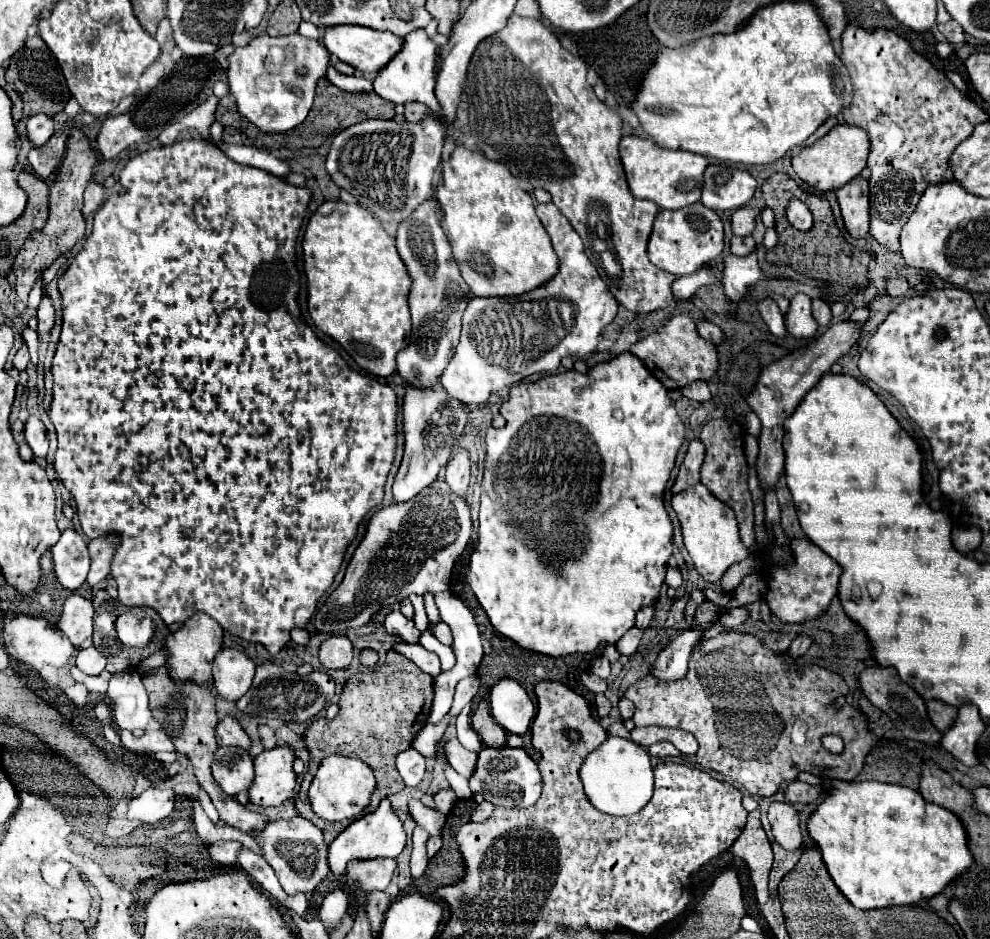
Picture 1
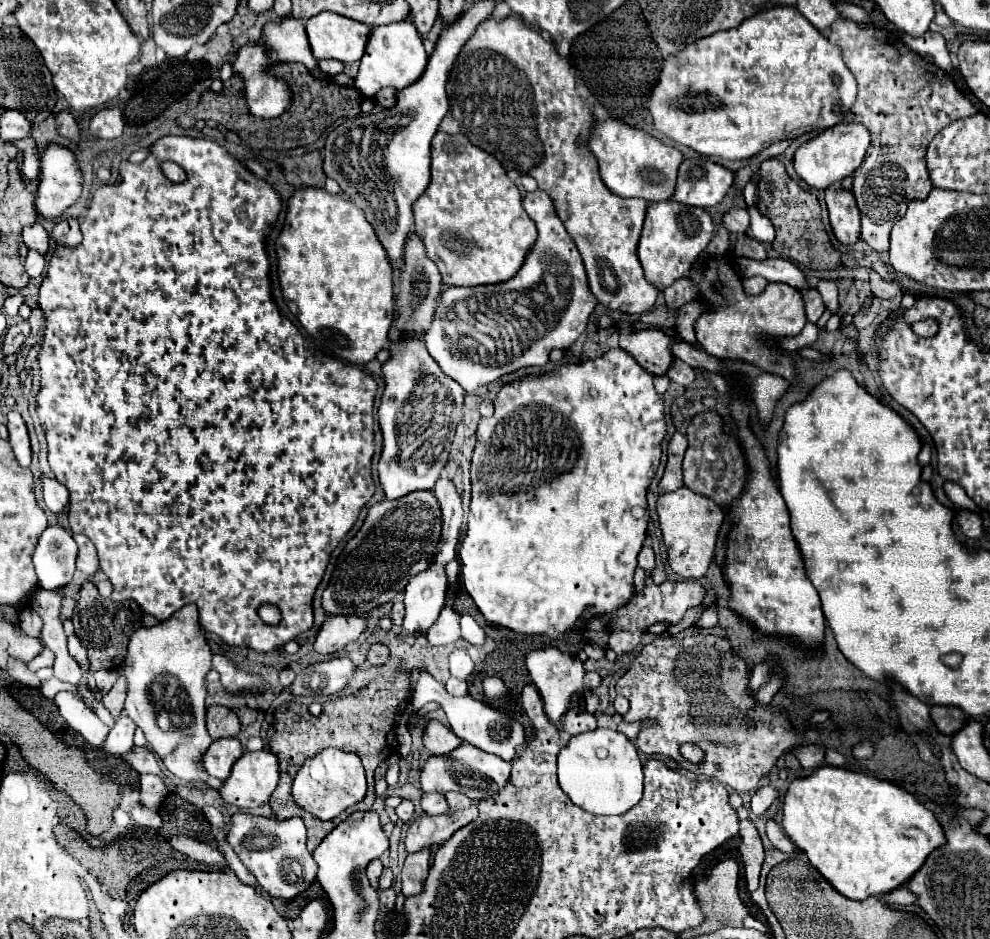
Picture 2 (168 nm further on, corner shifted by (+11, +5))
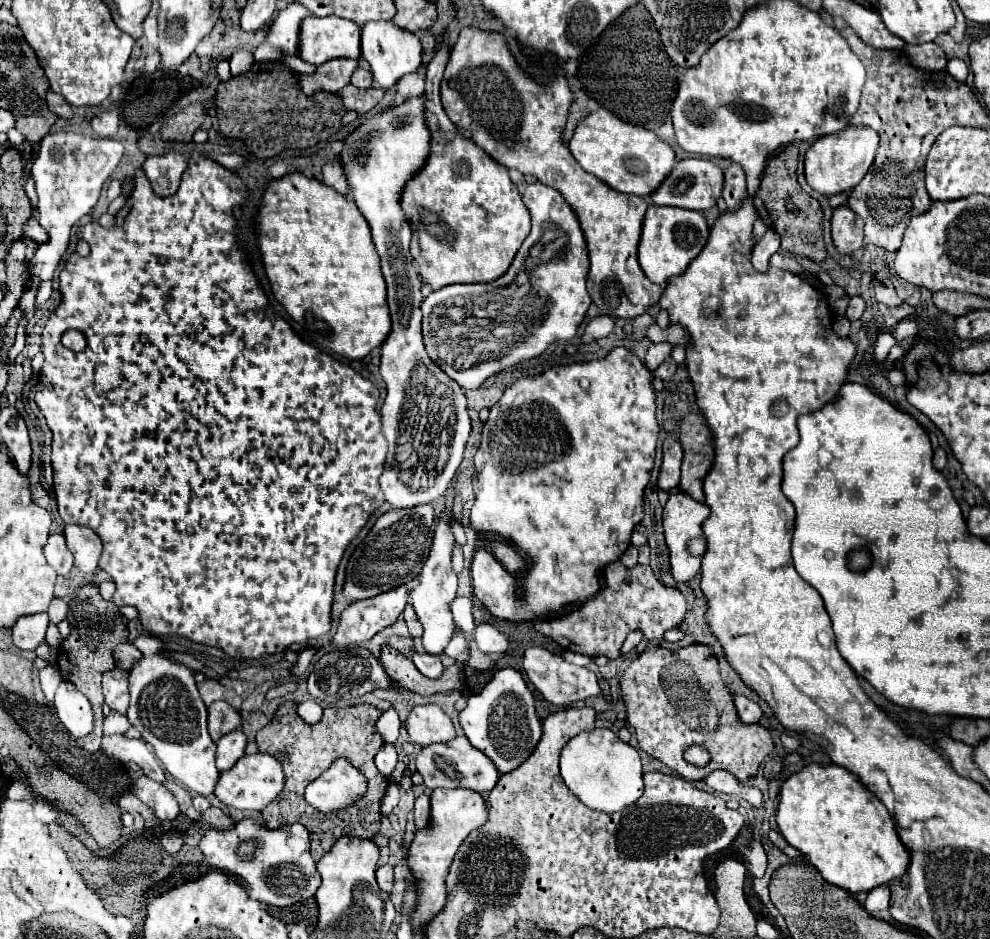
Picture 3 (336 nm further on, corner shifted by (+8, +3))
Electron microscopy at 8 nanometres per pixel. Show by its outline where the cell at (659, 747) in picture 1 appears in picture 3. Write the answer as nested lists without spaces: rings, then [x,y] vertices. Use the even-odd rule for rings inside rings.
[[[691,644],[677,650],[649,646],[621,676],[621,698],[641,750],[661,760],[689,782],[703,780],[713,770],[727,770],[741,782],[747,782],[757,774],[759,764],[773,750],[767,728],[759,724],[741,724],[733,696],[721,680],[719,664],[703,644]],[[693,744],[705,746],[711,754],[707,766],[693,766],[683,758],[685,750]]]

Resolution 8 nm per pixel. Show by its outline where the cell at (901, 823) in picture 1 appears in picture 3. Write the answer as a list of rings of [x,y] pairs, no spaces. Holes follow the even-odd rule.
[[[809,764],[791,774],[779,788],[775,818],[783,838],[803,852],[827,882],[851,894],[889,884],[889,880],[901,878],[909,866],[907,848],[899,840],[887,808],[855,774],[837,764]]]

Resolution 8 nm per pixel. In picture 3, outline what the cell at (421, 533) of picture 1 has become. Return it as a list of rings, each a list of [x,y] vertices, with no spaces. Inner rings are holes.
[[[429,504],[407,510],[385,512],[367,538],[357,546],[347,564],[343,594],[349,600],[363,600],[411,582],[423,568],[433,542],[433,508]]]

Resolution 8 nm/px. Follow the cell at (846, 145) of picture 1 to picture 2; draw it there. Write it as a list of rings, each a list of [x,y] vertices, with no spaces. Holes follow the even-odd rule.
[[[858,122],[836,124],[834,128],[820,132],[816,138],[808,140],[794,152],[794,170],[808,186],[826,190],[834,182],[840,182],[842,178],[854,174],[854,170],[860,166],[868,146],[870,146],[870,134],[862,124],[858,124]]]

